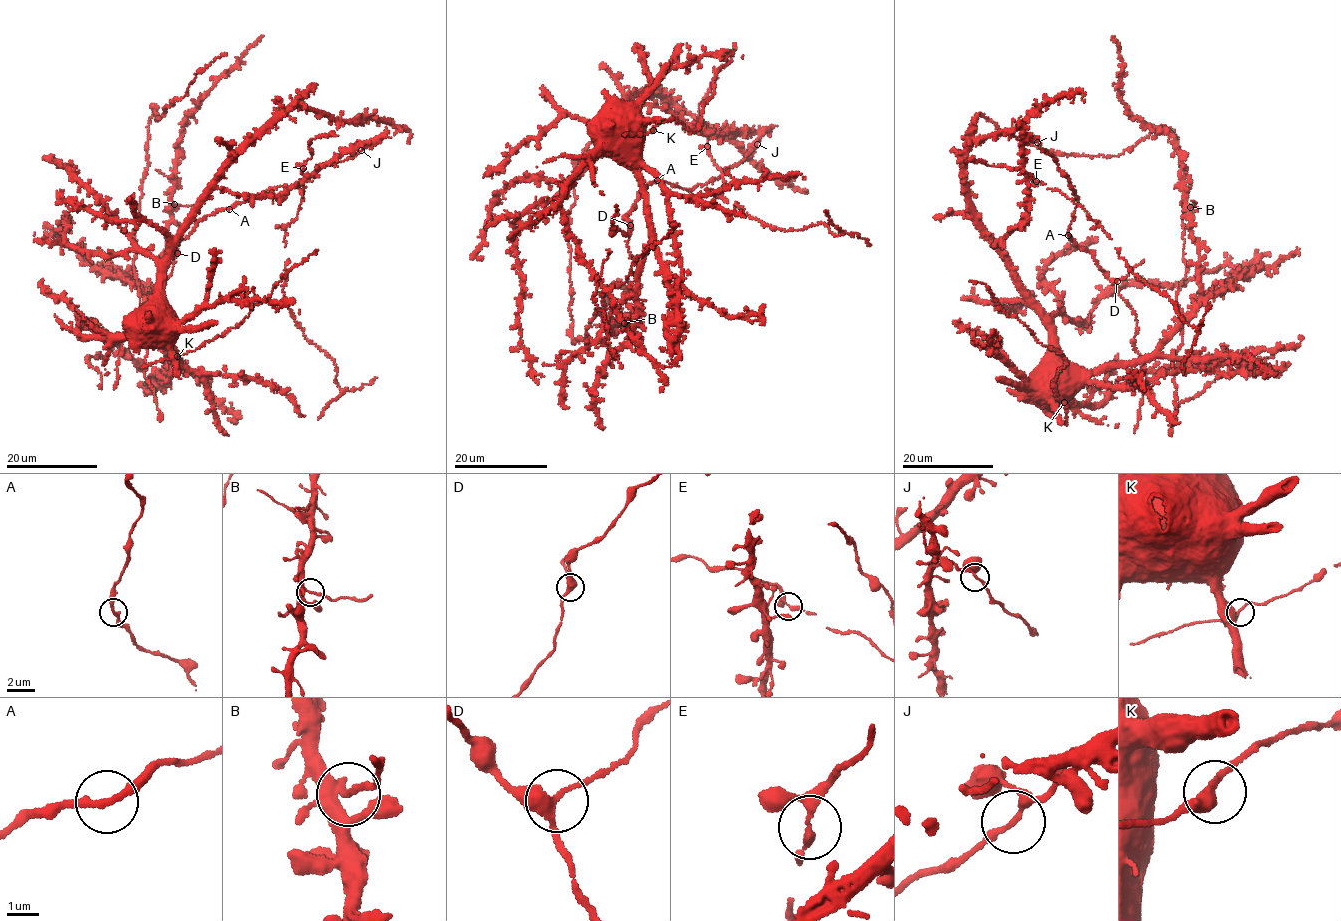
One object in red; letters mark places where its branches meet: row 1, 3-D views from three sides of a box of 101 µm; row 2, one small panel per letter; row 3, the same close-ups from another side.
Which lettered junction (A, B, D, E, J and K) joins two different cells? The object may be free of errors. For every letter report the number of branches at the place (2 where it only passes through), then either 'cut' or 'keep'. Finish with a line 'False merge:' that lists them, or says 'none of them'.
A: branches 2; keep
B: branches 3; keep
D: branches 3; keep
E: branches 3; keep
J: branches 3; keep
K: branches 2; keep
False merge: none of them

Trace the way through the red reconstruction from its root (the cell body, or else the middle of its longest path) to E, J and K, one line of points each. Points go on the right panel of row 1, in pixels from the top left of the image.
E: (1060, 365), (1054, 332), (994, 245), (1026, 213), (1031, 196), (1027, 173), (1036, 181)
J: (1060, 365), (1054, 332), (994, 245), (1026, 213), (1031, 198), (1022, 146), (1026, 137), (1037, 142)
K: (1060, 365), (1059, 363), (1056, 366), (1053, 403), (1058, 406), (1064, 402)

